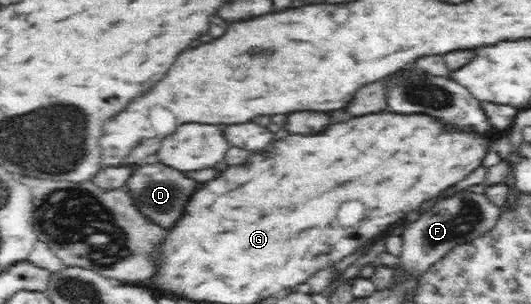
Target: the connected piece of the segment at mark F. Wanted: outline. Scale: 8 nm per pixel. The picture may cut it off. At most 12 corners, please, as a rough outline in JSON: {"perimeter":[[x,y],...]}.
{"perimeter":[[484,193],[445,198],[405,228],[398,268],[422,275],[482,237],[500,208]]}

